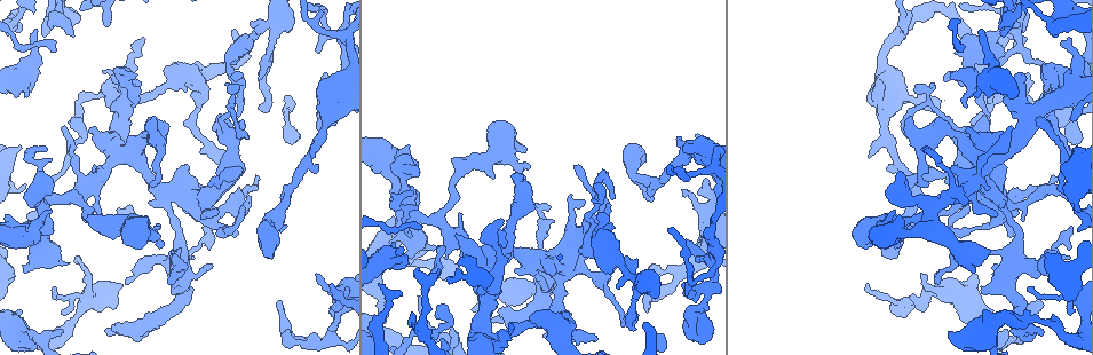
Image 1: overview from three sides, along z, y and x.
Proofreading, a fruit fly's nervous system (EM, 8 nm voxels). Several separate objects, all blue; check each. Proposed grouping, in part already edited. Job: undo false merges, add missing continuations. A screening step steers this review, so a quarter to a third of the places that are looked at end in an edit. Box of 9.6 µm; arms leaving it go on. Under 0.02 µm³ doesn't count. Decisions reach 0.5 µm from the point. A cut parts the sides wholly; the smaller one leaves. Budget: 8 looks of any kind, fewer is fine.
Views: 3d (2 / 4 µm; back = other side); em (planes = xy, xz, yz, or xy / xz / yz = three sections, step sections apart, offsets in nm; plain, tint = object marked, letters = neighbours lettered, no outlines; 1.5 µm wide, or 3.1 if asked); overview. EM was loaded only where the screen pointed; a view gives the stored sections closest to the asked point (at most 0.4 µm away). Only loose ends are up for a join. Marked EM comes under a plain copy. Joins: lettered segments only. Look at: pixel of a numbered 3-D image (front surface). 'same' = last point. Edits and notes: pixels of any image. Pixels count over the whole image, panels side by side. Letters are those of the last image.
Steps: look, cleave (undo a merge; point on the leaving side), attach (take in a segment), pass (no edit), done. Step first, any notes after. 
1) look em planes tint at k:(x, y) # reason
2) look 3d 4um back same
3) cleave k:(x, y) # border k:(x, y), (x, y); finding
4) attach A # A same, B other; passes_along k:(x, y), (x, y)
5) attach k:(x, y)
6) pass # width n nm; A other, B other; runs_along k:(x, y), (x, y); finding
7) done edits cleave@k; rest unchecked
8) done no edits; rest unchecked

look em xz step 4 letters at 1:(208, 182) # branch stops here

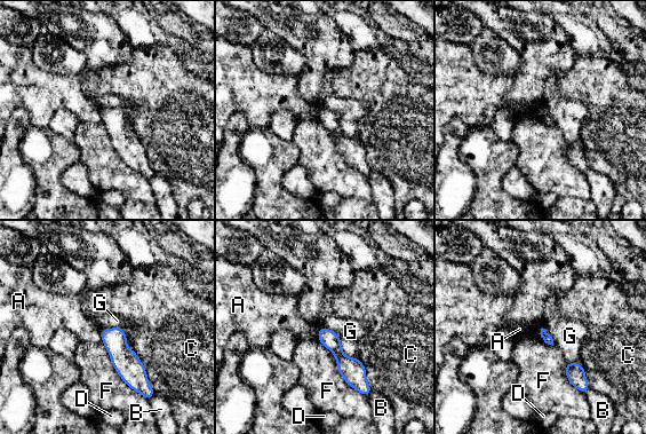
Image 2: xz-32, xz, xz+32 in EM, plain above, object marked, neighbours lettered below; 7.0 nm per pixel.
pass # A other, B other, C other, D other, F other, G other; none of them fits

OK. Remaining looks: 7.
look em xz step 4 letters at 1:(1076, 100) # four or more arms meet

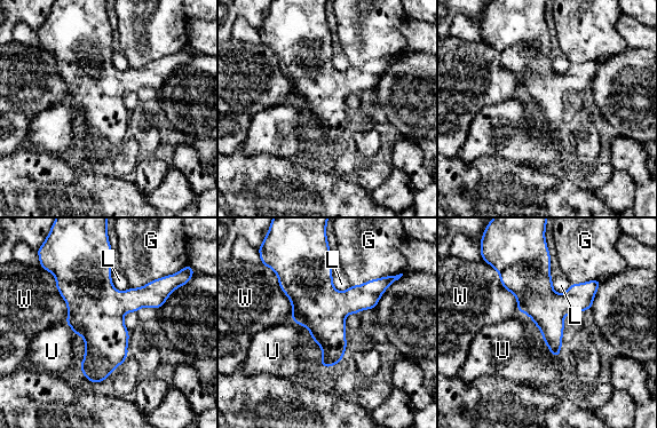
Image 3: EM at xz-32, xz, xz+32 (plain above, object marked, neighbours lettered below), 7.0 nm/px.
pass # G other, L other, U other, W other; continuous, no second cell

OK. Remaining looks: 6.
look 3d 2um back at 1:(644, 307) # free end

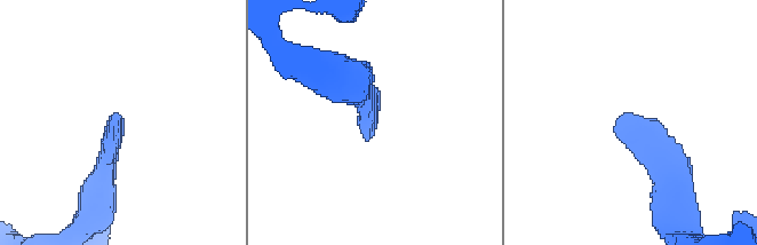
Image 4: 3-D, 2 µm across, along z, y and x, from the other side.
look em planes letters at 4:(373, 132)

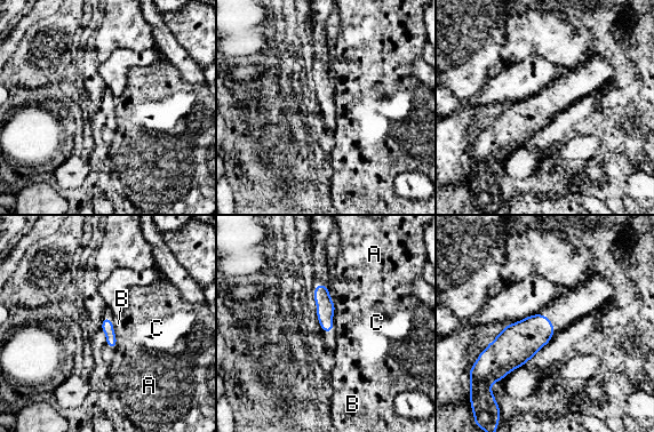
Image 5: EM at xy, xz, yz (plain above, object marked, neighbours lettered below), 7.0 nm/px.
pass # longest_contact B 40 nm; A other, B other, C other; border 5:(114, 334), (117, 338); none of them fits

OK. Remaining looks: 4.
done no edits; rest unchecked

